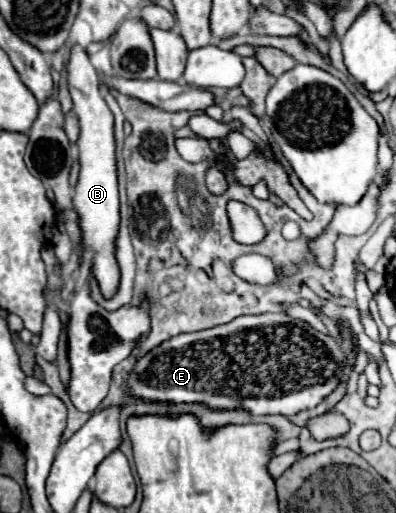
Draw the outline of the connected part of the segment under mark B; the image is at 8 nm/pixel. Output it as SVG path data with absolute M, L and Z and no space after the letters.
M72 44L70 60L66 66L66 82L68 92L74 102L74 112L80 120L80 178L74 194L74 210L80 216L80 228L84 232L84 244L88 244L94 252L92 270L100 284L100 290L106 298L112 298L118 288L118 264L114 258L114 240L118 234L120 222L120 202L118 202L118 180L116 180L116 156L114 156L114 116L100 94L100 80L90 62L90 56L84 46Z

